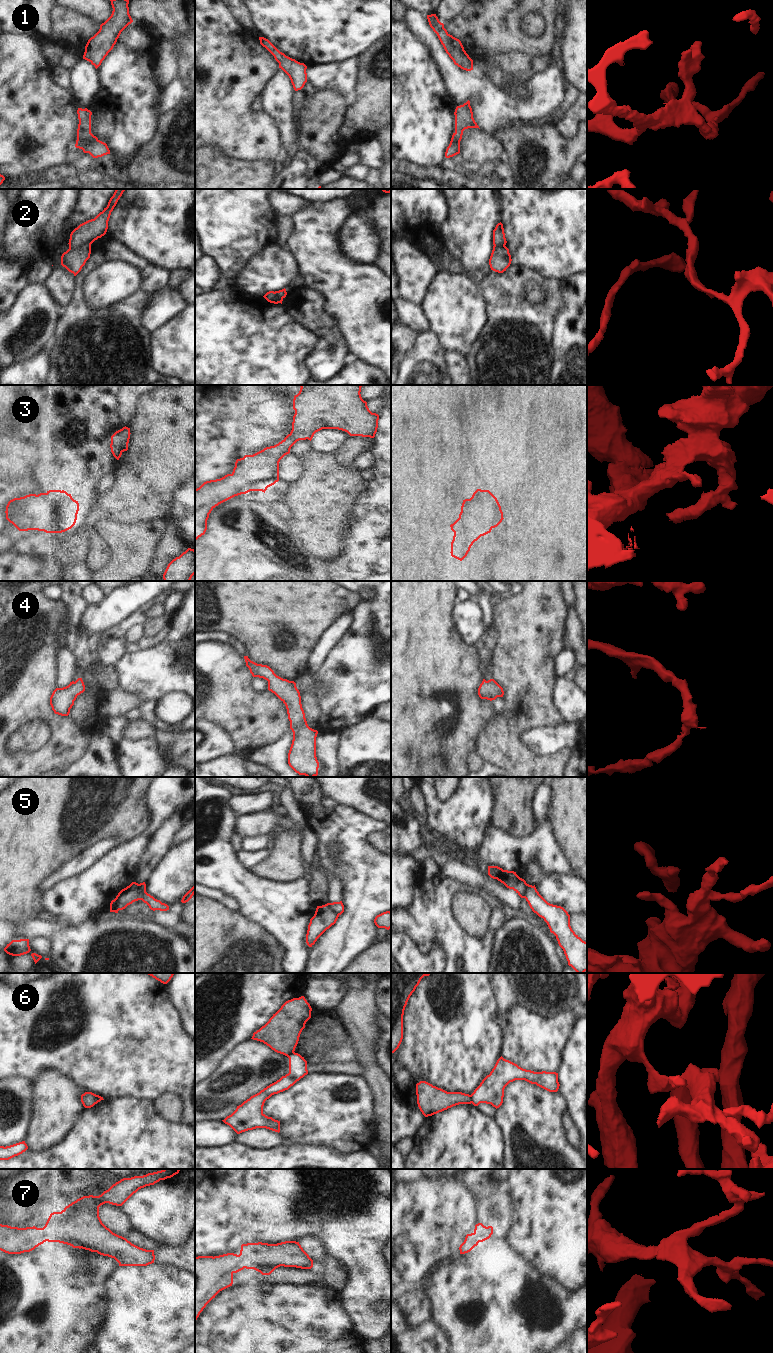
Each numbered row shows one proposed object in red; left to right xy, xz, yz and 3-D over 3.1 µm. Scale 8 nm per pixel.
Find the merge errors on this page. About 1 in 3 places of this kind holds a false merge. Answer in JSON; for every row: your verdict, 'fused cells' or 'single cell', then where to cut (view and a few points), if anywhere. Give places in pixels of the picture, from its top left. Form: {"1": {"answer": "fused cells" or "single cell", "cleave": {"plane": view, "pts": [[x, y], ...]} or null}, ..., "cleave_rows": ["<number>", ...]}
{"1": {"answer": "single cell", "cleave": null}, "2": {"answer": "fused cells", "cleave": {"plane": "xy", "pts": [[91, 242], [69, 248]]}}, "3": {"answer": "single cell", "cleave": null}, "4": {"answer": "single cell", "cleave": null}, "5": {"answer": "fused cells", "cleave": {"plane": "xy", "pts": [[136, 883], [136, 888], [142, 899]]}}, "6": {"answer": "fused cells", "cleave": {"plane": "yz", "pts": [[470, 1095], [472, 1102]]}}, "7": {"answer": "single cell", "cleave": null}, "cleave_rows": ["2", "5", "6"]}

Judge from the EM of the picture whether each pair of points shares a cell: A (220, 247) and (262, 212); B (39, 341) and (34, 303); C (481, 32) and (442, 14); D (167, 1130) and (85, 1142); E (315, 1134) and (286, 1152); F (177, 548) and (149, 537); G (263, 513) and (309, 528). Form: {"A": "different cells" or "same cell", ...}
{"A": "same cell", "B": "same cell", "C": "different cells", "D": "same cell", "E": "different cells", "F": "different cells", "G": "different cells"}

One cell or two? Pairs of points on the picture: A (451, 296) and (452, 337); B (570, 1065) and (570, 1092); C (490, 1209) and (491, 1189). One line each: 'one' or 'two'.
A: one
B: one
C: two

